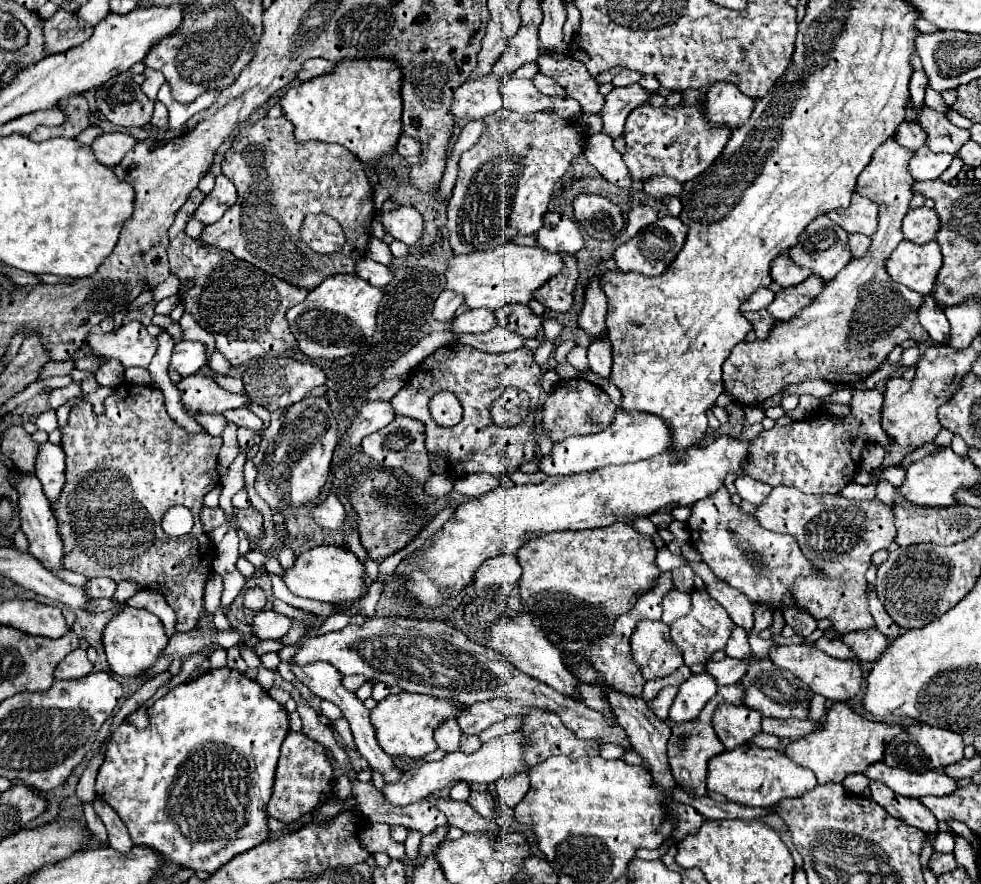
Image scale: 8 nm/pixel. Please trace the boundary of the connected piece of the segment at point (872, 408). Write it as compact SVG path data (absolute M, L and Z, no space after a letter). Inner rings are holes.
M853 390L851 398L851 414L841 418L827 412L819 412L817 416L809 416L805 420L797 420L791 426L775 426L771 430L763 430L759 438L751 440L751 462L745 464L745 474L751 478L771 484L771 486L793 486L805 494L837 494L841 492L855 476L859 468L861 450L869 442L877 442L887 448L887 434L881 428L881 406L883 394L879 390Z

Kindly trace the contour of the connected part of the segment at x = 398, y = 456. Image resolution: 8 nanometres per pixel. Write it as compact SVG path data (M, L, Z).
M399 416L387 426L387 434L385 432L373 432L373 434L365 436L361 442L361 448L379 466L391 468L391 470L403 470L407 476L411 476L411 480L417 486L423 486L431 476L429 454L425 450L425 426L419 420Z

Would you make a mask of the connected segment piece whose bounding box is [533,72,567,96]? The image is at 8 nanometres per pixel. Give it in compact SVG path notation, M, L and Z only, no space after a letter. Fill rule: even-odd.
M541 72L535 74L533 82L535 82L535 86L539 88L539 92L543 92L543 94L547 94L547 96L567 96L565 90L563 90L553 78L547 78L547 76L543 76Z

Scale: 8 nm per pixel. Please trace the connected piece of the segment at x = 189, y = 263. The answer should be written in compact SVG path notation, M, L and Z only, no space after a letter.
M195 188L183 208L177 212L173 226L169 228L169 264L171 274L185 284L193 280L193 286L185 292L183 304L199 326L209 330L215 338L215 350L221 352L233 366L245 366L253 358L261 356L283 356L287 352L297 352L295 336L291 334L285 312L303 302L307 290L295 288L285 280L279 280L249 262L235 258L231 252L217 250L191 238L185 232L185 224L193 218L193 212L203 202L205 194Z

